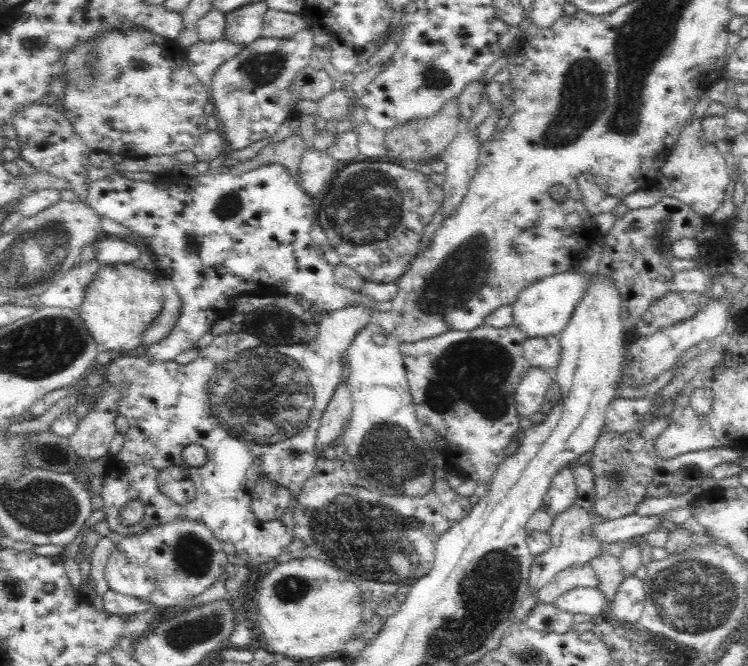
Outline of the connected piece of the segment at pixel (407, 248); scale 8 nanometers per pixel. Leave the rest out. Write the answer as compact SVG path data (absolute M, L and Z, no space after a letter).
M383 159L378 160L368 160L366 163L348 163L344 164L340 172L338 172L332 183L326 188L326 191L317 200L316 206L316 221L324 233L327 234L327 239L331 241L332 248L336 249L336 252L341 258L341 262L352 267L362 278L366 281L371 281L375 283L395 283L400 277L402 272L406 271L406 266L408 262L416 256L416 252L420 251L420 242L422 236L425 235L425 228L427 227L427 222L432 222L436 210L440 209L442 201L444 201L445 195L442 190L441 184L438 179L434 176L424 176L421 172L417 171L416 168L409 165L394 164L386 162Z

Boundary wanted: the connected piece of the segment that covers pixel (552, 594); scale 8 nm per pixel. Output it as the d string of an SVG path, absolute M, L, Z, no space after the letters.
M589 562L582 566L566 566L560 572L552 576L550 582L546 582L540 590L537 590L538 602L550 604L556 600L560 594L572 590L572 588L596 588L599 589L600 581L596 572Z

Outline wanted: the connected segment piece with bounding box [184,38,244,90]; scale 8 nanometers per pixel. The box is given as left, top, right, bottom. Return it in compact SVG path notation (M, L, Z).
M220 38L214 42L196 40L194 44L184 47L184 51L186 51L187 65L192 74L205 89L210 90L214 70L226 60L240 54L243 48L243 44L236 44L226 38Z

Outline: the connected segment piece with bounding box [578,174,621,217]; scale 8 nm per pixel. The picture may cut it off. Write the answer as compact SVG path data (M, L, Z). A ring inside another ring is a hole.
M582 174L578 179L579 190L585 210L592 216L612 213L621 202L613 195L605 194L596 185L595 179L588 174Z

